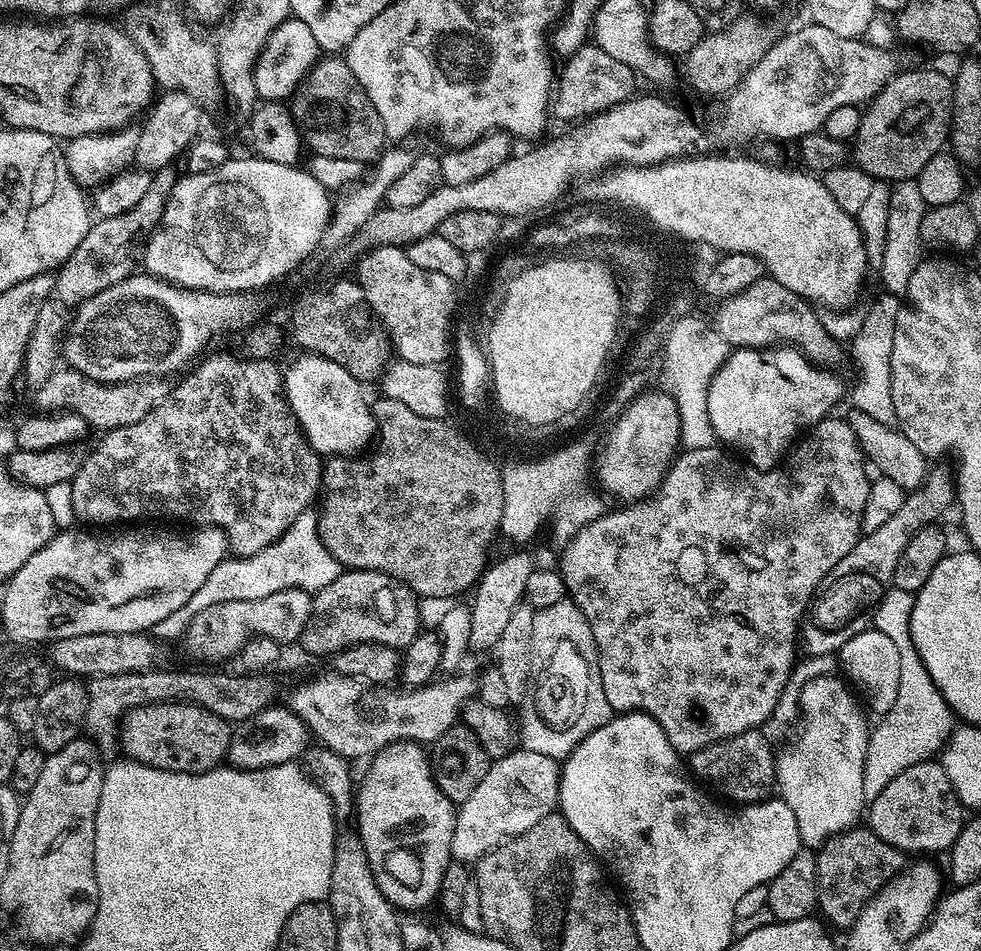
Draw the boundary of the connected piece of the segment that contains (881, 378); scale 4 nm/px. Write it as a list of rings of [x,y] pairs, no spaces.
[[[885,291],[878,294],[868,310],[863,313],[863,324],[859,333],[850,341],[848,346],[856,368],[856,382],[853,388],[850,388],[850,396],[852,392],[852,404],[856,412],[869,416],[874,422],[892,426],[896,424],[896,415],[894,414],[894,398],[890,394],[890,351],[893,350],[894,326],[896,325],[897,314],[903,307],[903,301],[901,297]]]

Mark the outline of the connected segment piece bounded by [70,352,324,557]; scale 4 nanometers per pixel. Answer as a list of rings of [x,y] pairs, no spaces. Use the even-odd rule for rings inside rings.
[[[220,352],[217,356],[212,356],[209,360],[201,359],[199,363],[195,365],[191,369],[192,373],[189,374],[188,377],[185,378],[184,381],[181,382],[180,385],[173,387],[171,391],[168,393],[167,400],[164,400],[160,404],[157,404],[154,410],[150,410],[150,414],[146,414],[146,418],[142,418],[139,420],[137,424],[131,424],[130,426],[122,426],[121,428],[114,428],[103,433],[104,436],[100,440],[100,445],[97,446],[96,449],[89,451],[84,458],[84,464],[78,470],[77,474],[70,481],[72,490],[73,490],[73,510],[75,515],[79,517],[80,520],[89,520],[89,525],[92,526],[112,526],[115,520],[132,520],[128,522],[160,522],[156,520],[160,520],[165,516],[168,520],[189,520],[189,525],[192,526],[207,526],[210,528],[220,528],[223,530],[225,536],[228,537],[228,547],[230,549],[231,555],[233,557],[244,557],[244,556],[254,556],[258,554],[259,551],[262,551],[266,548],[266,546],[270,546],[283,532],[290,526],[292,522],[298,517],[298,515],[302,514],[303,511],[311,509],[313,507],[312,499],[319,497],[322,492],[322,483],[321,480],[324,474],[324,464],[322,463],[322,457],[320,453],[315,452],[311,446],[308,444],[308,439],[301,433],[299,424],[296,423],[295,420],[292,419],[288,405],[284,399],[284,381],[282,379],[282,368],[281,365],[275,364],[275,359],[269,358],[267,360],[254,360],[251,358],[239,358],[240,360],[235,360],[234,357],[231,356],[228,352]],[[232,376],[236,376],[236,380],[240,380],[240,384],[244,384],[244,388],[248,388],[248,392],[252,392],[252,396],[256,396],[256,400],[260,400],[260,420],[264,420],[264,424],[260,424],[260,428],[256,428],[256,412],[228,412],[228,400],[232,400]]]

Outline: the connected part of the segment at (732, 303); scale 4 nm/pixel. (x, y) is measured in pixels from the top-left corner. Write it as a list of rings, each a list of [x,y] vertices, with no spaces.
[[[760,277],[746,290],[723,299],[719,304],[721,305],[718,308],[716,320],[714,319],[714,327],[731,348],[769,348],[781,342],[798,349],[808,360],[818,366],[830,366],[832,365],[830,363],[840,356],[841,345],[826,332],[819,315],[808,307],[805,301],[793,295],[790,290],[787,290],[777,280],[773,280],[772,277]]]

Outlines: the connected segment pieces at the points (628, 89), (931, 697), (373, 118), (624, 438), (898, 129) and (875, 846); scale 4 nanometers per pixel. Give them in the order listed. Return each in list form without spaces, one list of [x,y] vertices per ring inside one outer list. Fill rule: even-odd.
[[[589,42],[584,47],[563,61],[564,69],[559,69],[558,79],[554,84],[554,95],[550,101],[550,112],[553,117],[571,122],[583,122],[597,112],[606,112],[623,100],[629,99],[637,91],[638,77],[626,62],[610,58],[606,50],[597,48]]]
[[[894,586],[889,587],[879,597],[870,616],[871,627],[877,632],[886,634],[886,638],[890,638],[894,646],[898,646],[900,673],[898,698],[894,698],[894,706],[890,706],[890,710],[879,717],[880,725],[877,728],[875,725],[868,734],[868,749],[862,774],[862,794],[868,802],[878,798],[886,782],[898,778],[902,770],[931,761],[943,749],[954,727],[954,713],[951,706],[942,698],[938,686],[932,684],[926,666],[922,666],[916,648],[912,645],[909,624],[913,599],[913,593],[898,590]]]
[[[321,58],[317,60],[315,66],[305,76],[304,83],[296,87],[296,93],[291,96],[290,111],[294,122],[300,128],[303,143],[307,147],[309,144],[312,147],[311,151],[315,154],[331,158],[357,159],[358,162],[367,165],[379,159],[386,148],[382,118],[378,118],[378,110],[374,110],[370,98],[354,78],[354,70],[350,70],[347,59]]]
[[[645,392],[635,398],[633,412],[628,412],[626,418],[617,415],[612,424],[612,429],[604,436],[604,445],[600,452],[594,456],[594,480],[597,480],[612,496],[617,496],[620,502],[635,502],[652,495],[660,483],[664,481],[664,475],[672,467],[673,460],[678,455],[680,443],[680,419],[676,414],[674,403],[662,392]]]
[[[912,68],[909,72],[897,71],[887,81],[884,89],[872,97],[863,109],[860,125],[850,148],[850,160],[855,167],[873,181],[895,182],[915,181],[917,174],[945,147],[948,138],[948,124],[952,121],[952,81],[936,68]]]
[[[853,826],[847,832],[831,836],[825,844],[819,845],[815,857],[816,902],[819,915],[833,929],[836,927],[841,930],[851,928],[857,914],[879,892],[882,885],[887,880],[894,879],[906,867],[905,853],[882,842],[882,838],[875,836],[867,826]]]

